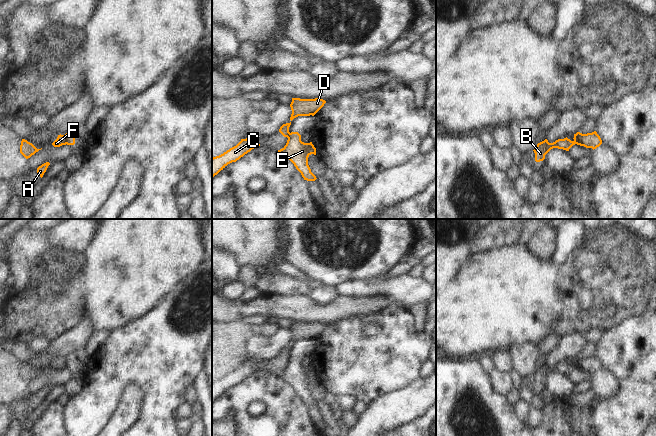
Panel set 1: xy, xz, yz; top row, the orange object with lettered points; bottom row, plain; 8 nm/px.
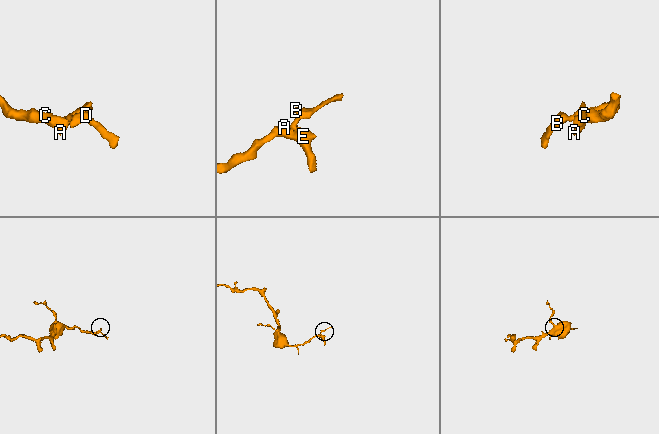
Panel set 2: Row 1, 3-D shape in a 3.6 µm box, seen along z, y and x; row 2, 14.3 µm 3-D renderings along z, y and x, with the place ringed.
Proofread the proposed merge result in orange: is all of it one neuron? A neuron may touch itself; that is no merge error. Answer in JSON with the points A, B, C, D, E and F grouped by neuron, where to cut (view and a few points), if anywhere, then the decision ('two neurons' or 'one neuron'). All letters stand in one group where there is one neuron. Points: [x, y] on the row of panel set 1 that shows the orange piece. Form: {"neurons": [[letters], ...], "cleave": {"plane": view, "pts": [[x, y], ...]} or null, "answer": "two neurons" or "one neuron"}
{"neurons": [["A", "C", "E"], ["B", "D", "F"]], "cleave": {"plane": "xy", "pts": [[64, 135], [66, 143]]}, "answer": "two neurons"}

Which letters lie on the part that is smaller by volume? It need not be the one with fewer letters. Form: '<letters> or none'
B, D, F

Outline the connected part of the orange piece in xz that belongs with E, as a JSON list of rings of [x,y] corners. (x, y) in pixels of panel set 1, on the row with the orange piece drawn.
[[[298,132],[289,133],[286,145],[278,150],[278,153],[287,157],[294,164],[304,180],[315,181],[317,179],[308,165],[308,157],[311,154],[316,155],[316,148],[312,142],[302,142]]]

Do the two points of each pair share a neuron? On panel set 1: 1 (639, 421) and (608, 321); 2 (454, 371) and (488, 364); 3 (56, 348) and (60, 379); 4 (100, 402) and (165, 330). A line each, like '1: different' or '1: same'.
1: different
2: different
3: different
4: same

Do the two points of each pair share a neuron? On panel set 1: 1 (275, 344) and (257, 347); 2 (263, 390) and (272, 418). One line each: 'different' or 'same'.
1: same
2: same

